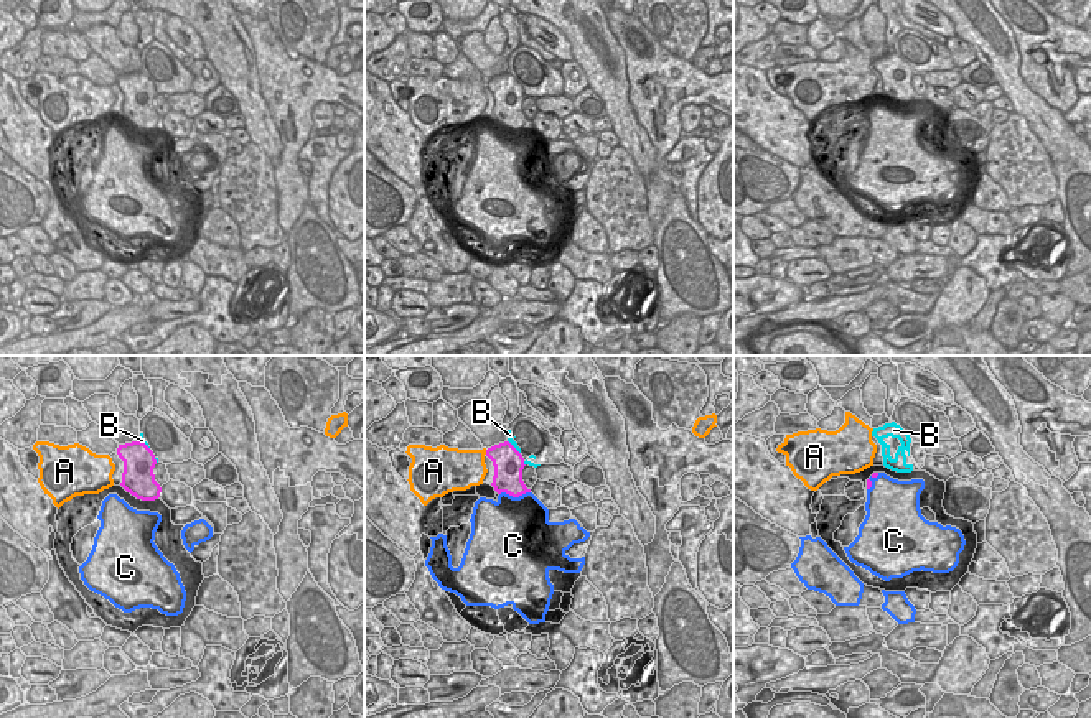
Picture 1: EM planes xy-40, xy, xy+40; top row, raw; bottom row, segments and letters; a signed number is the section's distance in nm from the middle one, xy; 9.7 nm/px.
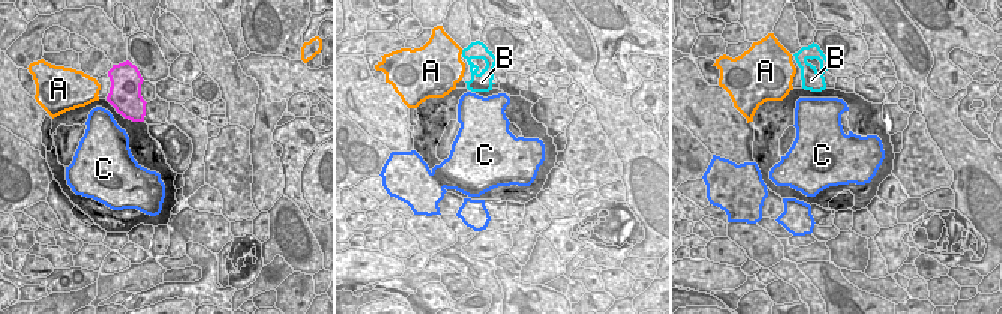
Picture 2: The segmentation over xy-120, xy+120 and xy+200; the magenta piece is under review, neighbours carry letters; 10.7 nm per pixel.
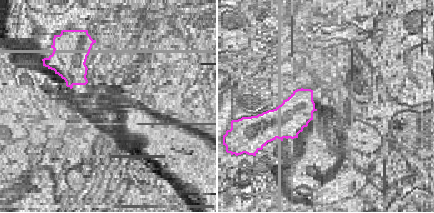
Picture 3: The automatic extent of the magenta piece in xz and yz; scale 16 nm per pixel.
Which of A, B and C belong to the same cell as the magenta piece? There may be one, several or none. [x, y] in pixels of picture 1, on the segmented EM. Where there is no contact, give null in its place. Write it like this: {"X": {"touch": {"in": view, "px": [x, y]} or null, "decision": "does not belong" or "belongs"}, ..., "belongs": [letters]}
{"A": {"touch": {"in": "xy", "px": [486, 452]}, "decision": "does not belong"}, "B": {"touch": {"in": "xy", "px": [513, 447]}, "decision": "belongs"}, "C": {"touch": {"in": "xy", "px": [515, 496]}, "decision": "does not belong"}, "belongs": ["B"]}

